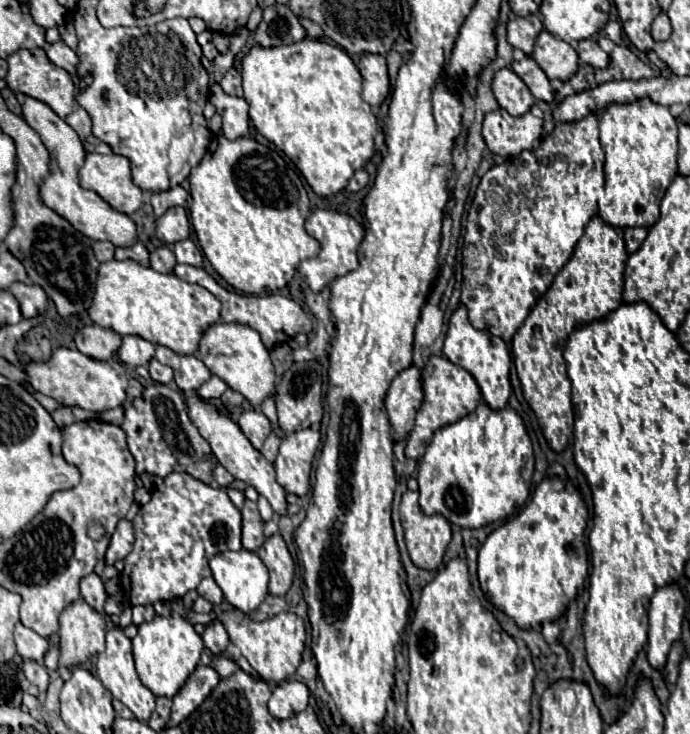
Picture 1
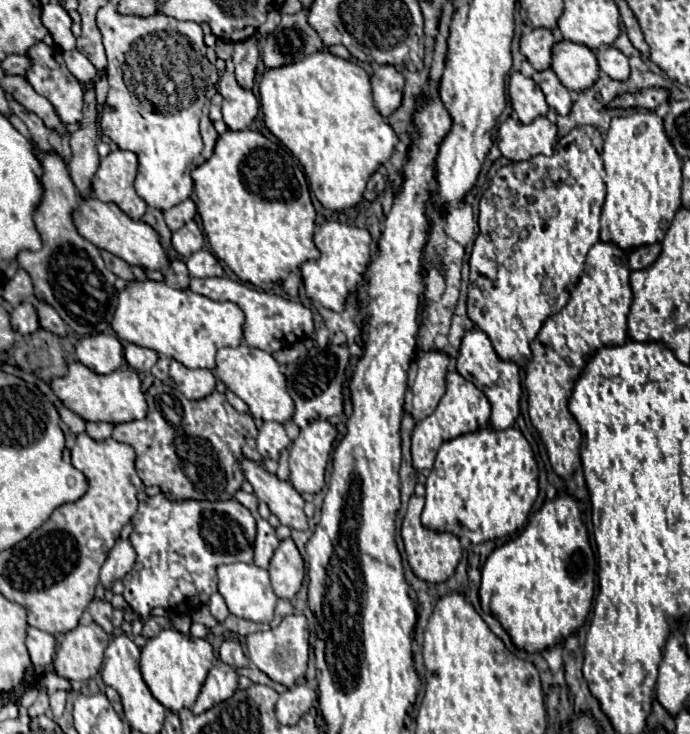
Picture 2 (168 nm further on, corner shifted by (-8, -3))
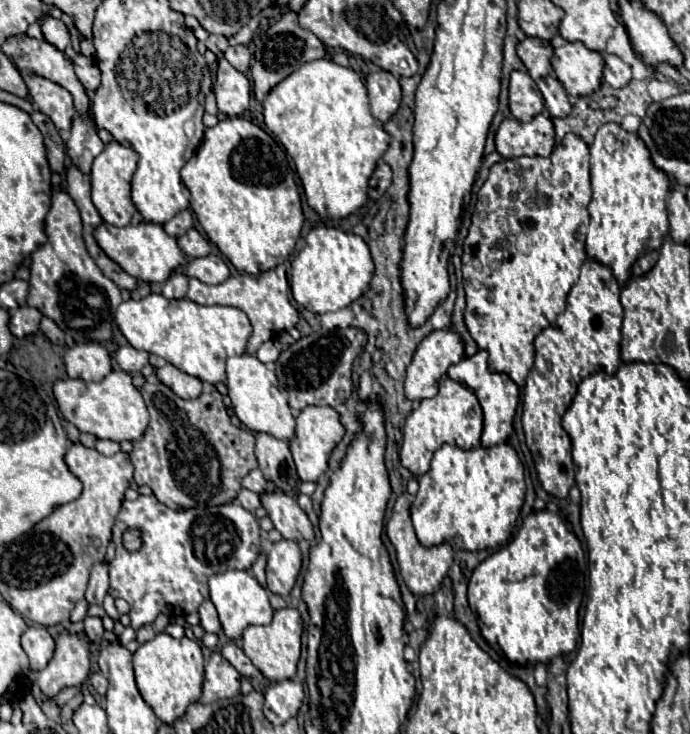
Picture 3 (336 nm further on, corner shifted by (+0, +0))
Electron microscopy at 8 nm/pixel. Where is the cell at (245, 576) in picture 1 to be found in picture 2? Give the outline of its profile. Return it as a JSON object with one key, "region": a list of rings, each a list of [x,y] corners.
{"region":[[[236,562],[236,564],[224,564],[217,568],[218,592],[224,596],[228,610],[234,616],[254,620],[254,622],[270,622],[274,614],[274,604],[278,596],[274,594],[270,586],[270,576],[264,568],[256,564],[246,564],[246,562]]]}

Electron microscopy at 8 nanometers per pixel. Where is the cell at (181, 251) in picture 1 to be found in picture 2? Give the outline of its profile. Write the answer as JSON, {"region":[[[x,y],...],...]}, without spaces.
{"region":[[[198,250],[192,256],[188,256],[186,266],[190,270],[190,276],[196,276],[196,278],[210,278],[210,276],[222,276],[224,274],[222,264],[208,250]]]}

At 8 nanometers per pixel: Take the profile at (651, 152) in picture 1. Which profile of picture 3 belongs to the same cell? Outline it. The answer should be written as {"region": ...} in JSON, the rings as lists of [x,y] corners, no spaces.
{"region":[[[604,123],[590,145],[590,183],[592,201],[588,205],[590,227],[586,255],[610,267],[618,285],[624,287],[632,261],[636,261],[640,253],[660,249],[668,235],[668,175],[652,165],[650,153],[636,133],[628,133],[616,123]]]}

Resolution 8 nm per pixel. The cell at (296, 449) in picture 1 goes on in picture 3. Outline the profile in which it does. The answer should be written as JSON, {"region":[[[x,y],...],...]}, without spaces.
{"region":[[[308,405],[306,409],[300,411],[300,415],[296,417],[296,435],[290,441],[290,451],[294,457],[296,469],[298,469],[298,477],[302,481],[318,481],[318,477],[322,473],[326,473],[330,453],[342,441],[344,433],[346,433],[346,429],[340,421],[340,415],[332,407]]]}

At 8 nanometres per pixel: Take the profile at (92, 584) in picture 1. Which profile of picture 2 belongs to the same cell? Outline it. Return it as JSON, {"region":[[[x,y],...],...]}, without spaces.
{"region":[[[92,600],[88,606],[88,612],[92,614],[94,622],[100,624],[108,634],[112,634],[114,626],[112,626],[112,604],[108,600]]]}

